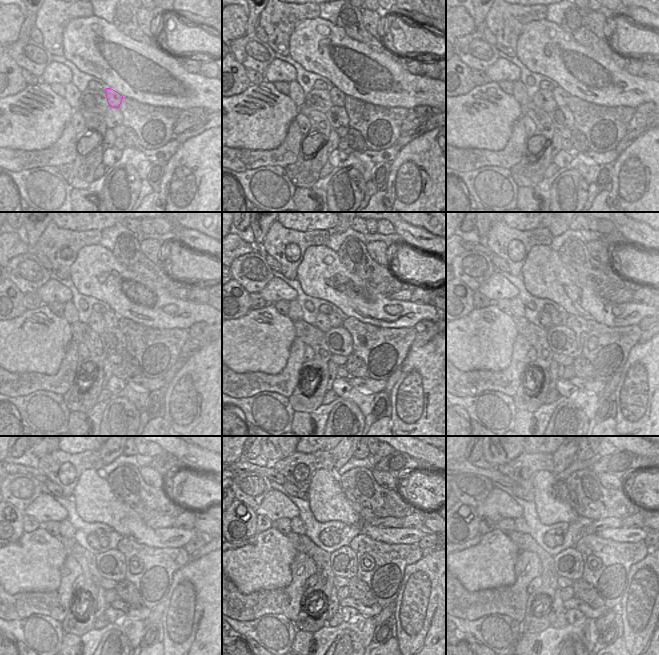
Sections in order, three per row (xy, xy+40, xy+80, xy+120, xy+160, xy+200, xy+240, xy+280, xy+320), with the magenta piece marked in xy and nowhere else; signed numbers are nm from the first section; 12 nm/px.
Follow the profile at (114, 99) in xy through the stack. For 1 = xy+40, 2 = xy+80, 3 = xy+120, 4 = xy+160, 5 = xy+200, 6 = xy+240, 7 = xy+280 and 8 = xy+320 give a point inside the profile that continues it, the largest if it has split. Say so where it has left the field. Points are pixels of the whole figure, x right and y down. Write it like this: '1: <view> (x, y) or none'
1: xy+40 (337, 97)
2: xy+80 (560, 96)
3: xy+120 (111, 318)
4: xy+160 (336, 320)
5: xy+200 (557, 318)
6: xy+240 (104, 541)
7: xy+280 (335, 536)
8: xy+320 (558, 539)

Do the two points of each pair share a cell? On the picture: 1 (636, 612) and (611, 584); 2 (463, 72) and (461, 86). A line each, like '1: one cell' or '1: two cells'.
1: two cells
2: one cell

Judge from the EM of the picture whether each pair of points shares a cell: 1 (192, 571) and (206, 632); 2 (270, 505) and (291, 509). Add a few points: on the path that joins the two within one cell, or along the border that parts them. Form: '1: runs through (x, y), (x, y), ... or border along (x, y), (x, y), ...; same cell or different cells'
1: runs through (202, 586), (206, 593), (206, 617); same cell
2: runs through (275, 505), (286, 509); same cell

